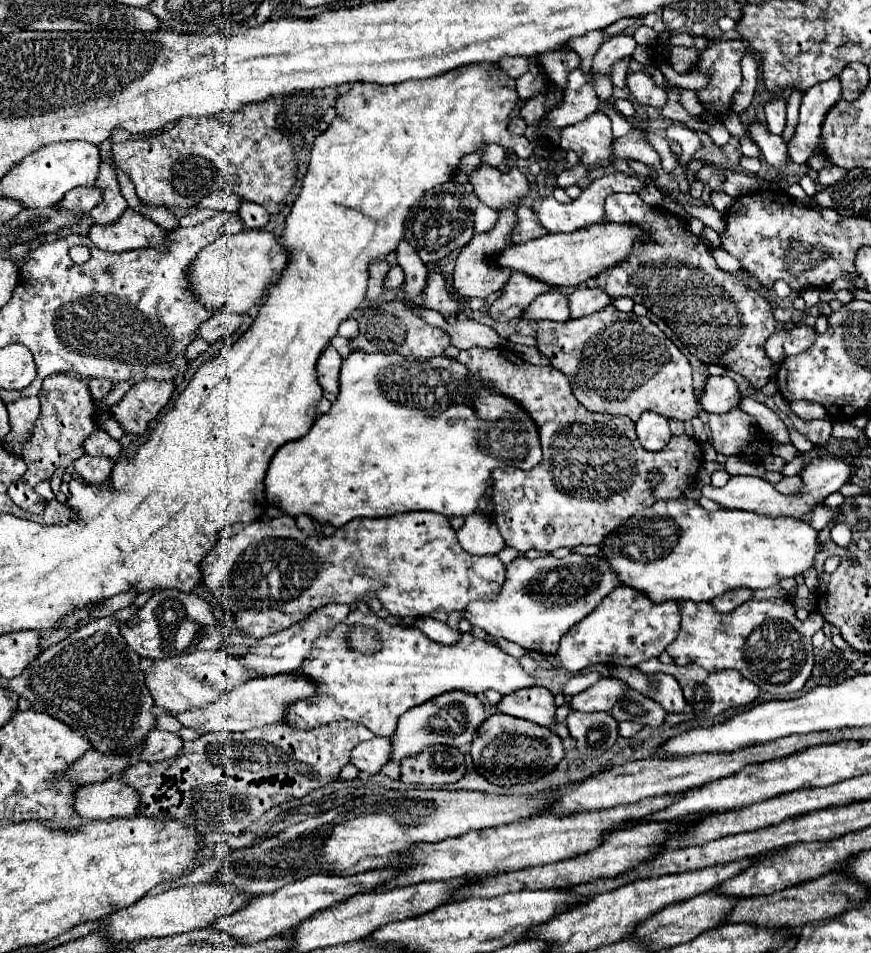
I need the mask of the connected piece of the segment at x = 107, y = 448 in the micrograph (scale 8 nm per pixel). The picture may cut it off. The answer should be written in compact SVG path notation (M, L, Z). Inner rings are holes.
M98 429L94 431L94 435L90 435L84 443L84 451L86 455L102 455L102 457L116 457L120 453L120 443L116 439L112 439L106 431Z

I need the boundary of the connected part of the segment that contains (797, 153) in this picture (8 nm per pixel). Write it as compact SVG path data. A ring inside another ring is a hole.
M838 77L814 85L810 91L804 93L800 105L800 121L792 141L788 143L788 155L794 163L808 163L812 155L822 151L820 145L820 129L826 111L840 101L840 81Z

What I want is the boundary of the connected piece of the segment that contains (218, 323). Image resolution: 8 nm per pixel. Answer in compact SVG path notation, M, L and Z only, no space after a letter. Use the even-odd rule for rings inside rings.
M220 311L212 319L208 319L206 323L200 325L198 337L206 339L208 343L214 343L220 337L236 333L240 325L242 325L242 315L230 315L228 311Z

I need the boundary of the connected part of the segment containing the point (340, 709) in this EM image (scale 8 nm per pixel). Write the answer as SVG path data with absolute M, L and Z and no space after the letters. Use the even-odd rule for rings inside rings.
M352 609L346 621L338 623L330 635L320 635L314 641L310 659L306 659L306 663L302 663L302 667L294 673L314 679L316 691L312 697L300 699L298 703L290 703L290 707L286 707L282 719L286 725L310 731L334 721L350 719L362 723L378 737L390 737L398 717L408 709L448 691L482 695L484 691L494 689L500 695L510 695L518 689L536 685L536 677L522 671L518 659L488 645L484 639L462 633L456 645L440 645L416 627L402 627L402 623L388 625L378 613L364 613L360 609ZM354 623L364 623L380 633L382 649L376 655L352 653L348 647L348 631Z

